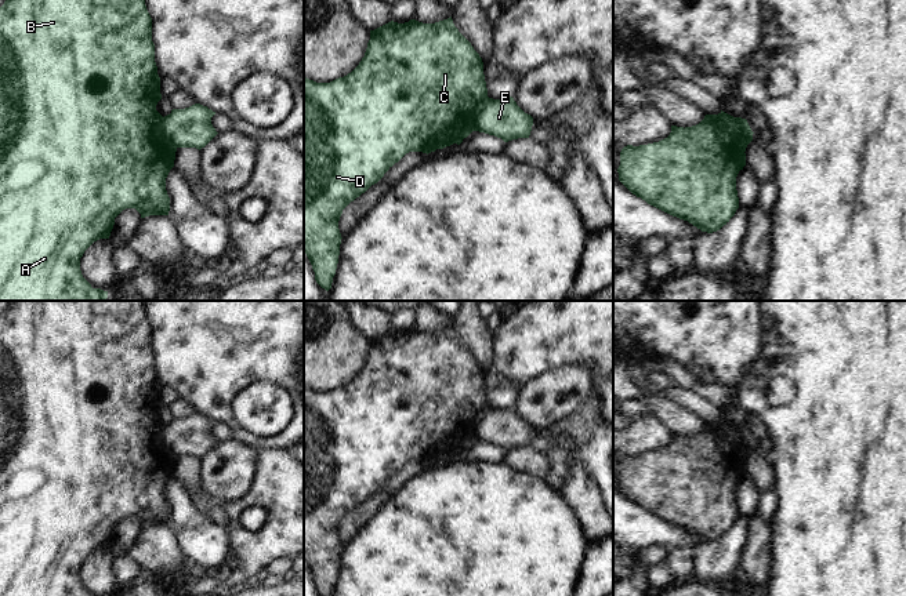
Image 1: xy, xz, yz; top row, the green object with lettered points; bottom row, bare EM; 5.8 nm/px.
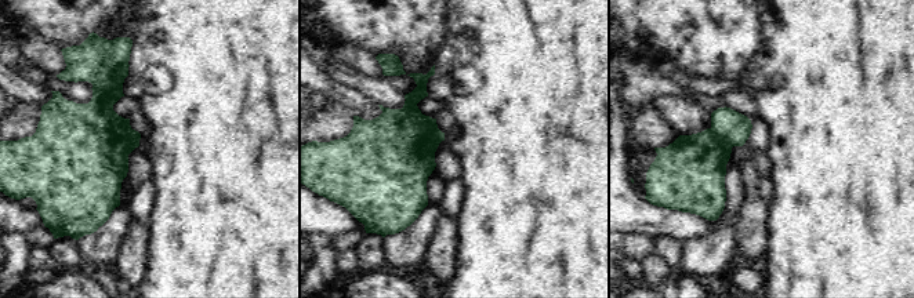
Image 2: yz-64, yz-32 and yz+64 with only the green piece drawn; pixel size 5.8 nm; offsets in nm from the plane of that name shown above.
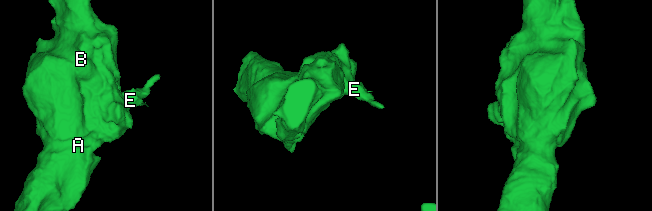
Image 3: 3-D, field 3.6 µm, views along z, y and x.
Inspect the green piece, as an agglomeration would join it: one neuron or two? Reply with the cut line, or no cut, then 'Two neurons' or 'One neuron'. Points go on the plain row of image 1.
Split along yz (721, 422), (721, 433), (731, 443), (752, 444). Two neurons

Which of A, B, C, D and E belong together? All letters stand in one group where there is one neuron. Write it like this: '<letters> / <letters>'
A B C D / E

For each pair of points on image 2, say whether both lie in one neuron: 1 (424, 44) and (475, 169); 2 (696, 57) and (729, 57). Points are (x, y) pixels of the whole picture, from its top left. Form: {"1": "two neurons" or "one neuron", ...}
{"1": "two neurons", "2": "one neuron"}

